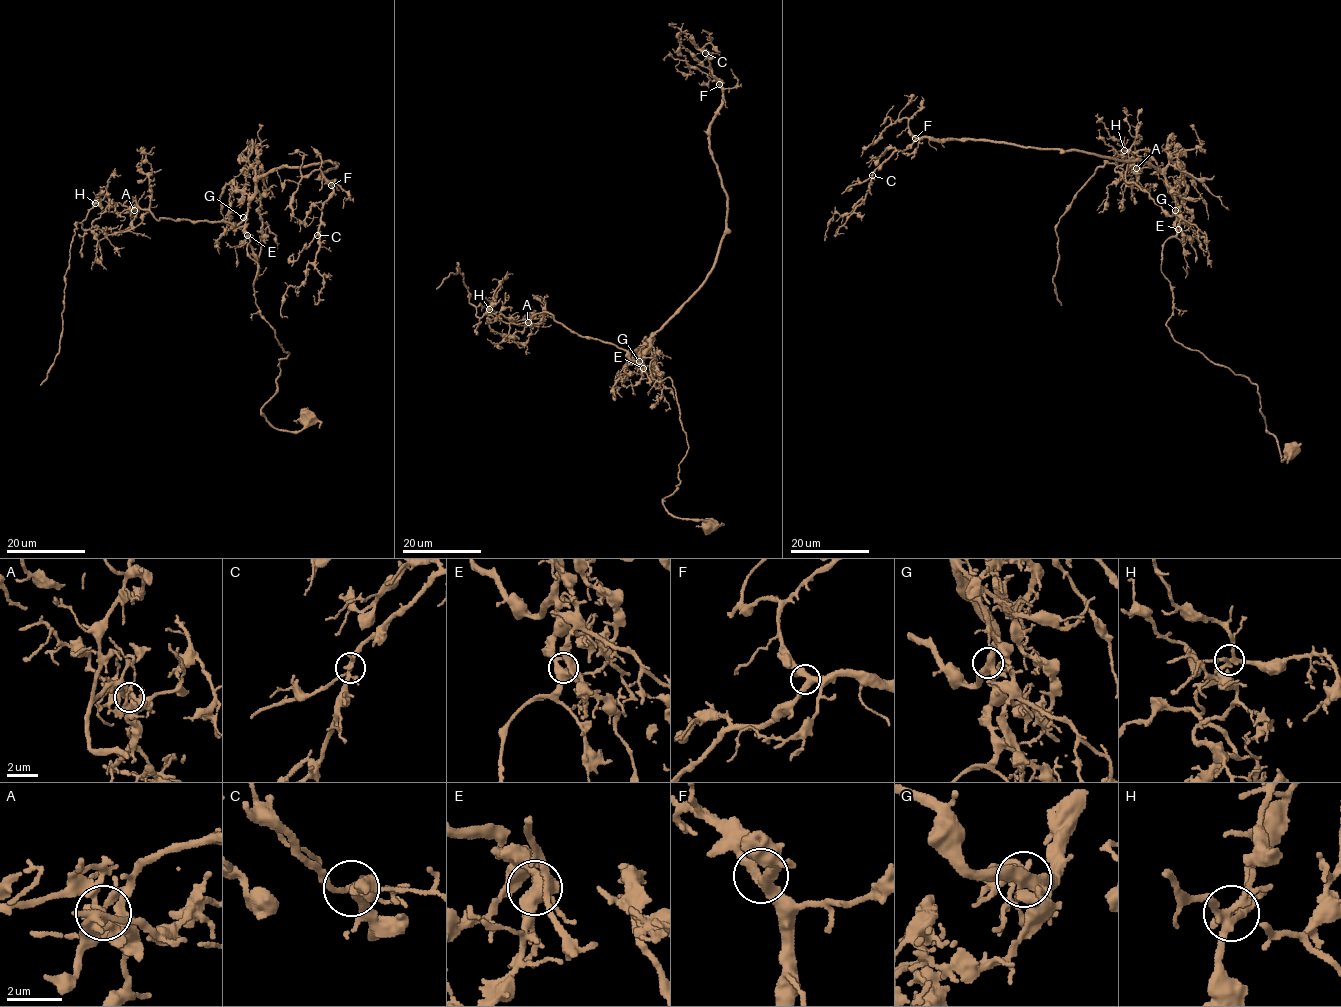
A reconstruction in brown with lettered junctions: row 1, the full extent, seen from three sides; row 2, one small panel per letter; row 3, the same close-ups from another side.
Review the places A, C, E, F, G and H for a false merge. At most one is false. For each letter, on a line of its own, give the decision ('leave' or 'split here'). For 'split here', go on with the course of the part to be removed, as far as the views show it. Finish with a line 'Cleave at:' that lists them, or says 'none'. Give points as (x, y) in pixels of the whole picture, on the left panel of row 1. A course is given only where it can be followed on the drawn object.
A: split here; foreign part runs (133, 210), (105, 211), (96, 218), (93, 230), (75, 223), (65, 274), (62, 336), (55, 361), (40, 384)
C: leave
E: leave
F: leave
G: leave
H: leave
Cleave at: A

